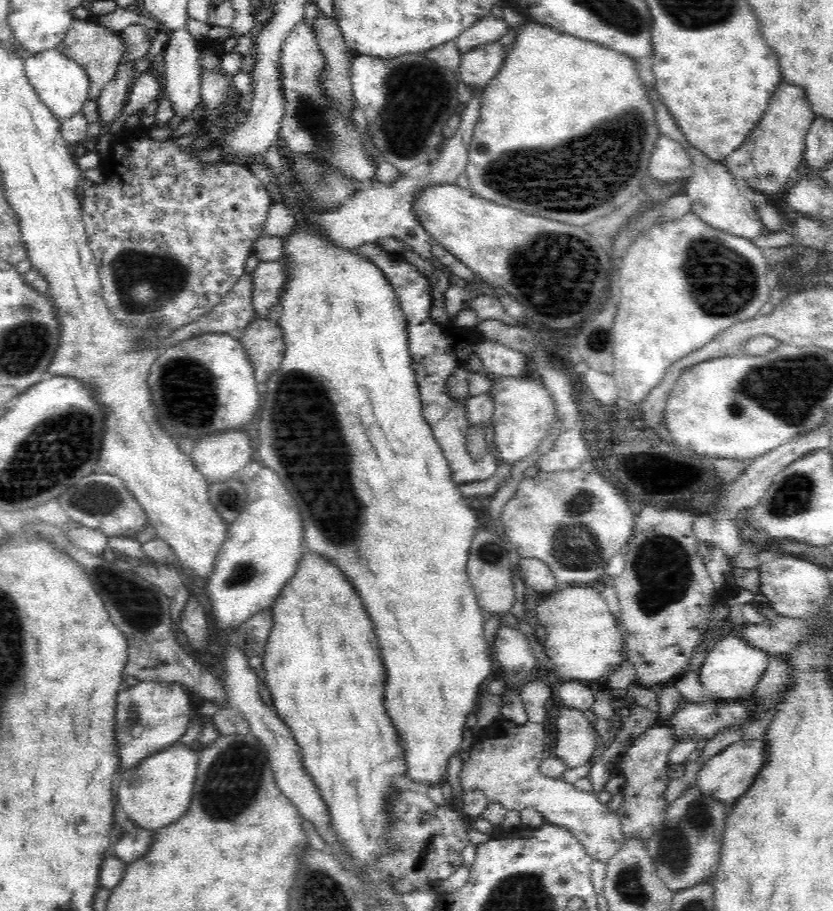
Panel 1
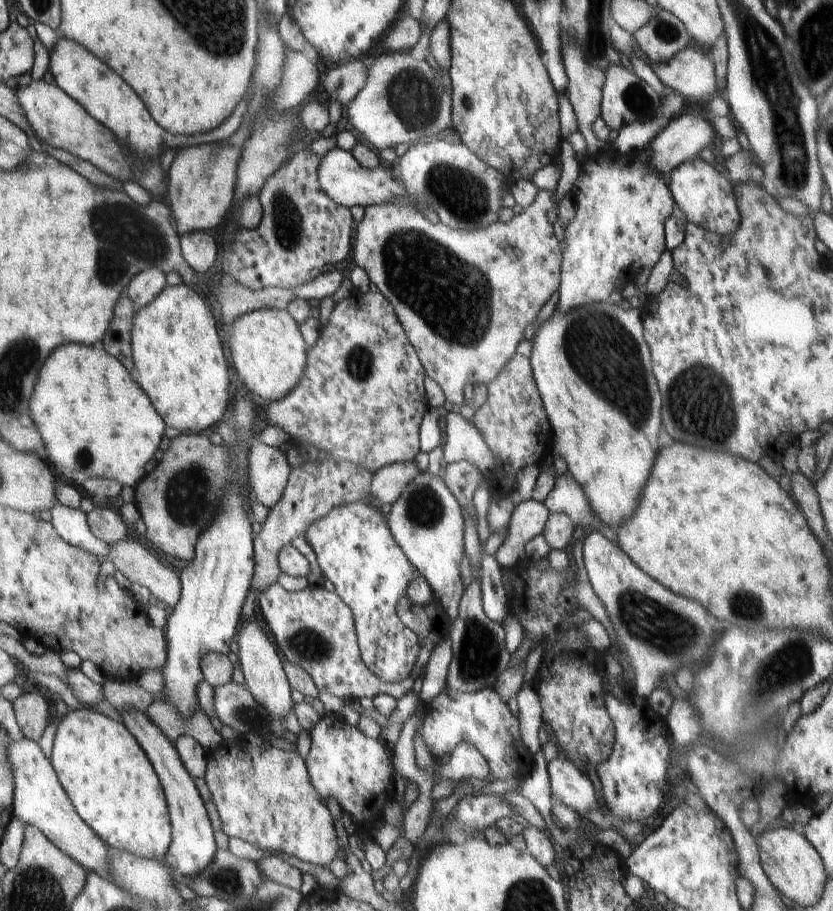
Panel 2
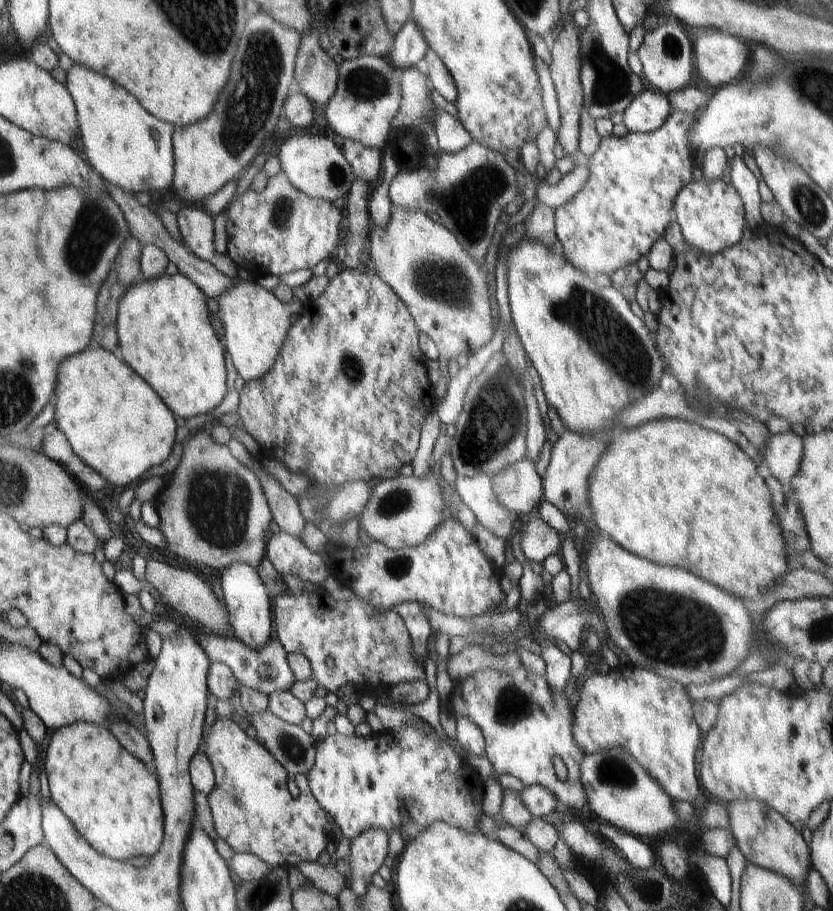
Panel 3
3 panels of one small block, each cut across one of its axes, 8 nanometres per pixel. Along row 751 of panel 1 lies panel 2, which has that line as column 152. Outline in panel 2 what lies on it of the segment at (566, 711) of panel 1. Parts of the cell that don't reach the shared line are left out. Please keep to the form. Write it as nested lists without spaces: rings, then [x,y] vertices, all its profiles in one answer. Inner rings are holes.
[[[122,538],[120,542],[108,544],[110,552],[104,557],[131,583],[146,586],[158,600],[174,608],[181,597],[178,575],[154,557],[140,543]]]

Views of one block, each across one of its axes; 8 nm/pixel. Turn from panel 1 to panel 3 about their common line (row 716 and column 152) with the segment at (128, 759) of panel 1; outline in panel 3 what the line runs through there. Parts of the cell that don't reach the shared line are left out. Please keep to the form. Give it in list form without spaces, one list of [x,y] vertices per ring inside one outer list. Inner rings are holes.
[[[78,63],[67,72],[65,87],[77,110],[88,162],[104,181],[133,194],[171,187],[174,125],[151,115],[122,85]]]

